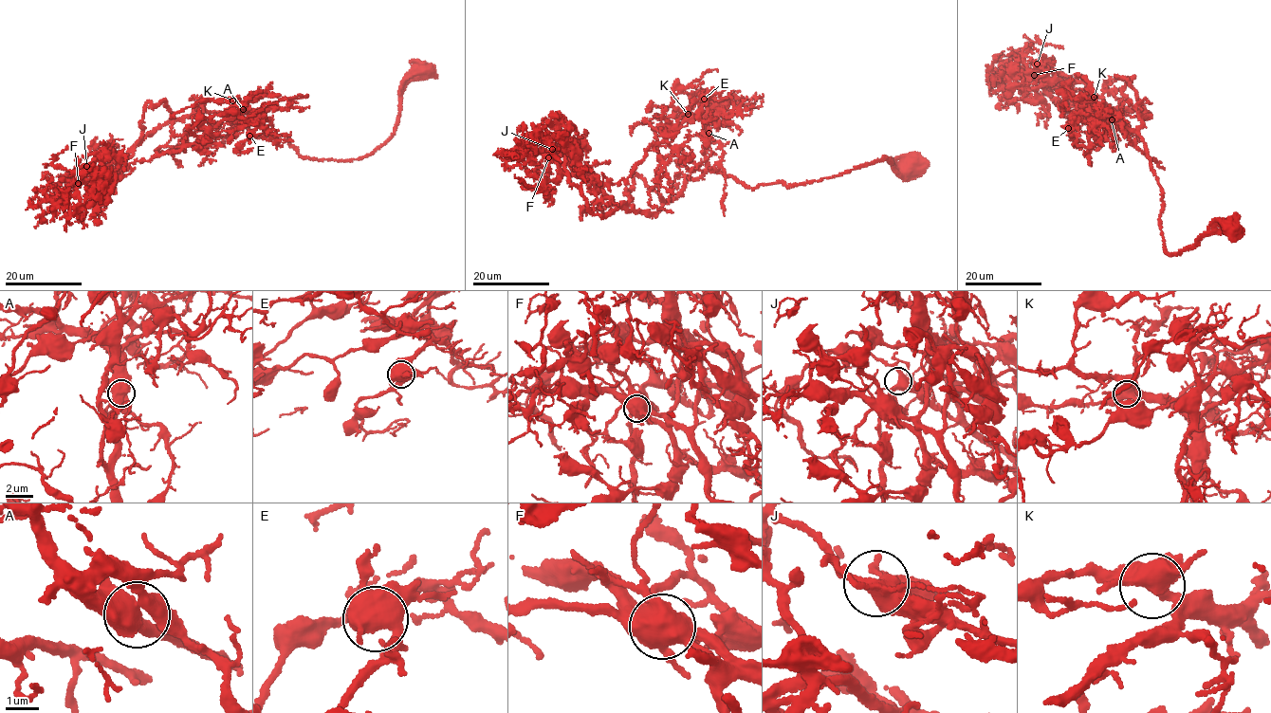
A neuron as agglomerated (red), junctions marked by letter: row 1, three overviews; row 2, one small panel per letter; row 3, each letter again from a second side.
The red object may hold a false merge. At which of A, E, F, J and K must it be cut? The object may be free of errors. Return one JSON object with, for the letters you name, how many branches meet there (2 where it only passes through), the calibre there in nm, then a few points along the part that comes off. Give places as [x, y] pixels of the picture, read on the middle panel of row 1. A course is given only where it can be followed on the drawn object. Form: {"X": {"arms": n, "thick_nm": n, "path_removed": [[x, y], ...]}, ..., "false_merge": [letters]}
{"false_merge": []}

